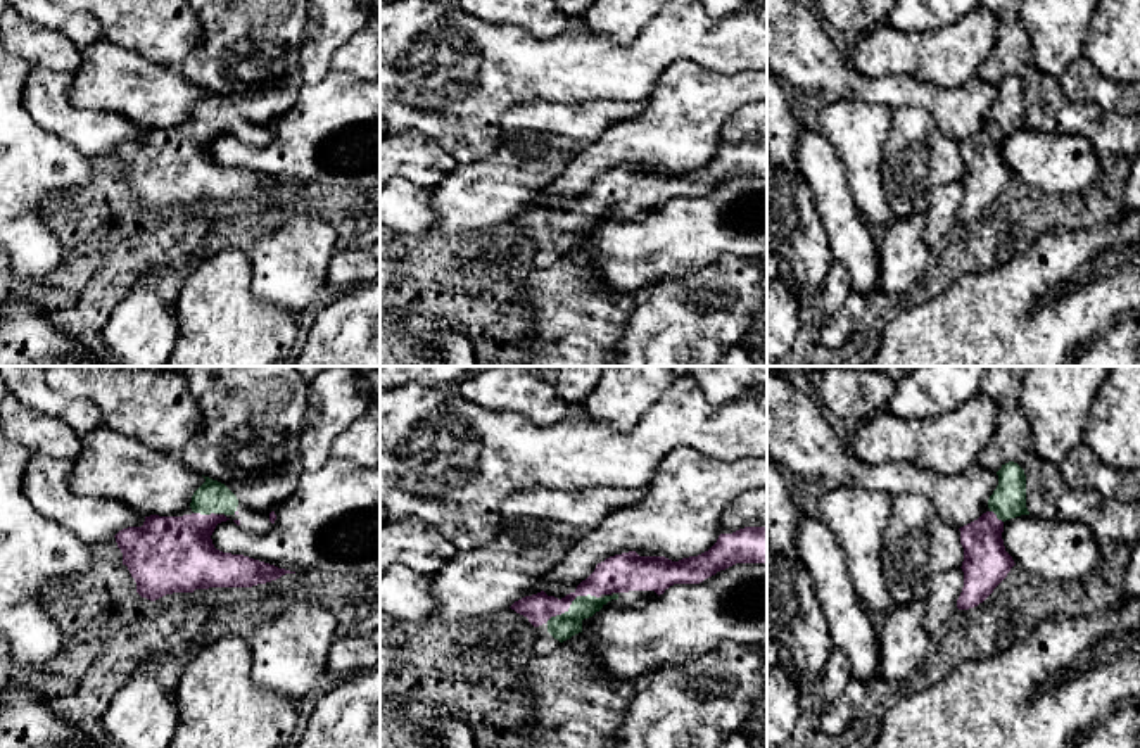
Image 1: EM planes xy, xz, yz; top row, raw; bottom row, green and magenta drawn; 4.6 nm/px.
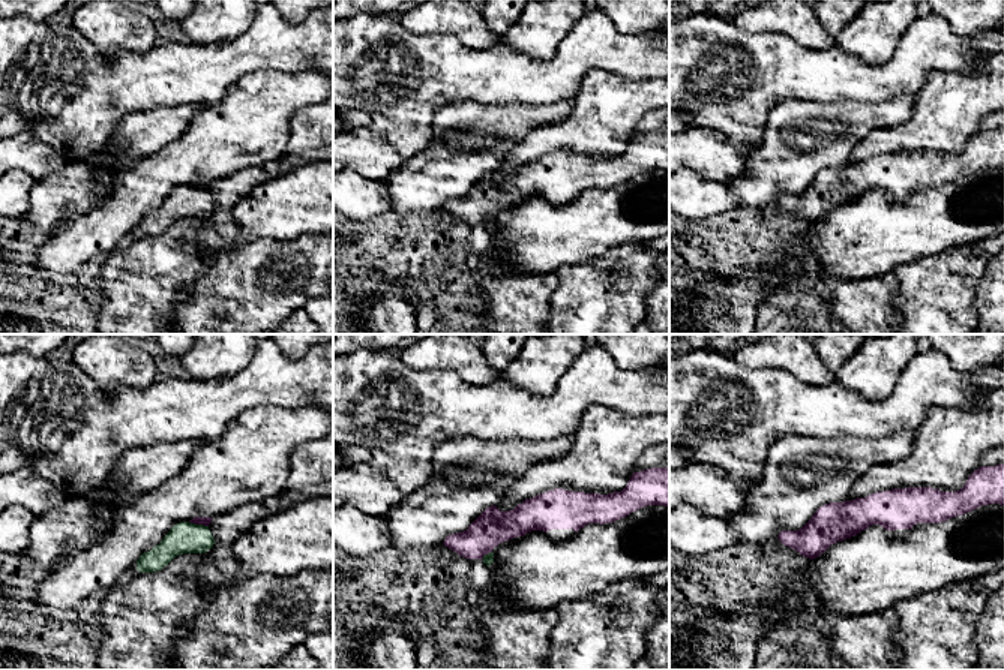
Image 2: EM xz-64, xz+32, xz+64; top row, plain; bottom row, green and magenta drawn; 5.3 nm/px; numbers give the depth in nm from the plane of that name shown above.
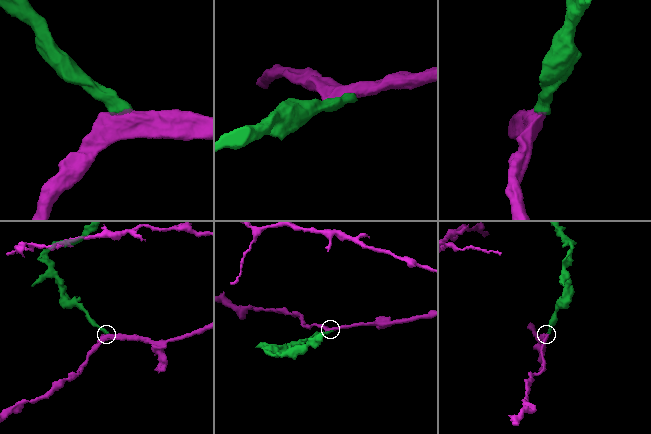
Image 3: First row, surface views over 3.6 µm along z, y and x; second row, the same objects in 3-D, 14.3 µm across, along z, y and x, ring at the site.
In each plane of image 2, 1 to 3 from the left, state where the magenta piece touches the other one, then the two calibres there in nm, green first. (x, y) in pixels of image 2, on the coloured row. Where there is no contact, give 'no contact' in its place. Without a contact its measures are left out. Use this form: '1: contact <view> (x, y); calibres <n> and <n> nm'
1: contact xz-64 (198, 525); calibres 170 and 50 nm
2: contact xz+32 (488, 553); calibres 60 and 190 nm
3: no contact

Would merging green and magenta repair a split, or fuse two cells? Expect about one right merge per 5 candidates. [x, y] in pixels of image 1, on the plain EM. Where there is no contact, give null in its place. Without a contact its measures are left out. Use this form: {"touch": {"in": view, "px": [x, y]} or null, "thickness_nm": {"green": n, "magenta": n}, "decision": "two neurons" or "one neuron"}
{"touch": {"in": "xz", "px": [572, 216]}, "thickness_nm": {"green": 120, "magenta": 180}, "decision": "one neuron"}

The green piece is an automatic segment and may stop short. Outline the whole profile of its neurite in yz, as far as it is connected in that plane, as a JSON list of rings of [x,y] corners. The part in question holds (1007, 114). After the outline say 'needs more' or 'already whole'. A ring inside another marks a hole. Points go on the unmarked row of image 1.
[[[1009,74],[997,85],[998,98],[988,112],[988,124],[978,133],[960,140],[964,161],[964,200],[957,212],[959,223],[983,216],[1016,178],[1005,164],[1004,135],[1029,128],[1026,121],[1024,83]]]; needs more

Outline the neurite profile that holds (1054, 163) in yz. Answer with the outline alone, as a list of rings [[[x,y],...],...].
[[[1021,128],[1004,135],[1005,164],[1016,178],[1047,195],[1067,195],[1092,187],[1099,154],[1081,135]]]

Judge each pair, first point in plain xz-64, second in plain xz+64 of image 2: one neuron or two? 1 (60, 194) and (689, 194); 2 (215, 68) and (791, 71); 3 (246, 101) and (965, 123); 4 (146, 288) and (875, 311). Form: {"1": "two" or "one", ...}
{"1": "two", "2": "one", "3": "one", "4": "one"}

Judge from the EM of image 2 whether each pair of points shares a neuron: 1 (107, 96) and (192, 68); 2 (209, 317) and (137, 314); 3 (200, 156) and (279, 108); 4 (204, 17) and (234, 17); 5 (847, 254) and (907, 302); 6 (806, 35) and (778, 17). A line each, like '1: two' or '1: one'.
1: one
2: two
3: one
4: one
5: two
6: one

